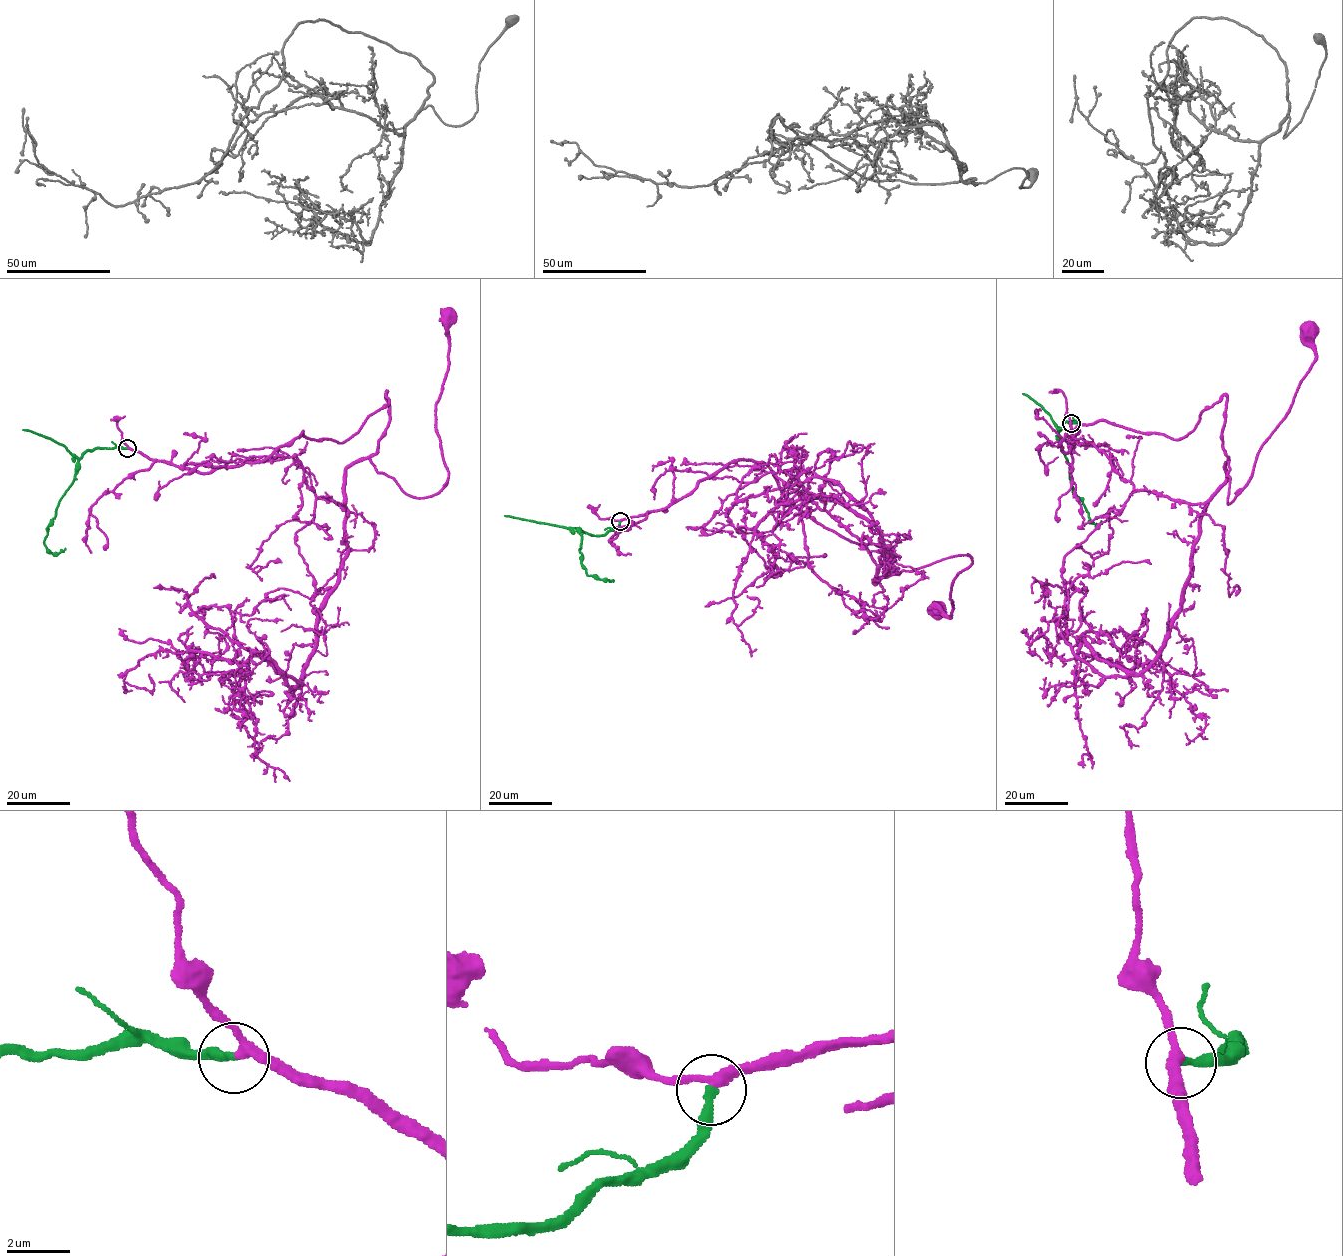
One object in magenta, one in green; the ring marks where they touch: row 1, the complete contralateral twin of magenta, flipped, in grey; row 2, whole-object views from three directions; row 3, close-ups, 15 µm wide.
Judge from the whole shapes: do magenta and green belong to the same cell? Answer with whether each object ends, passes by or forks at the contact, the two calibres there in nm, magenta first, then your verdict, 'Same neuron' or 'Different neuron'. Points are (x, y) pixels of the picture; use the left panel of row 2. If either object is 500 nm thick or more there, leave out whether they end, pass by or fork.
At the ring magenta passes by. At the ring green ends. Thickness 280 nm (magenta) against 280 nm. Same neuron

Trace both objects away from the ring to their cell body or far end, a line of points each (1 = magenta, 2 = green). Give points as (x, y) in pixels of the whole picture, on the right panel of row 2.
1: (1070, 423), (1064, 452), (1090, 443), (1170, 499), (1203, 503), (1229, 461), (1231, 503), (1314, 359), (1307, 328)
2: (1071, 423), (1077, 421), (1064, 422), (1058, 430), (1070, 465), (1070, 485), (1091, 521), (1098, 524), (1101, 520)

